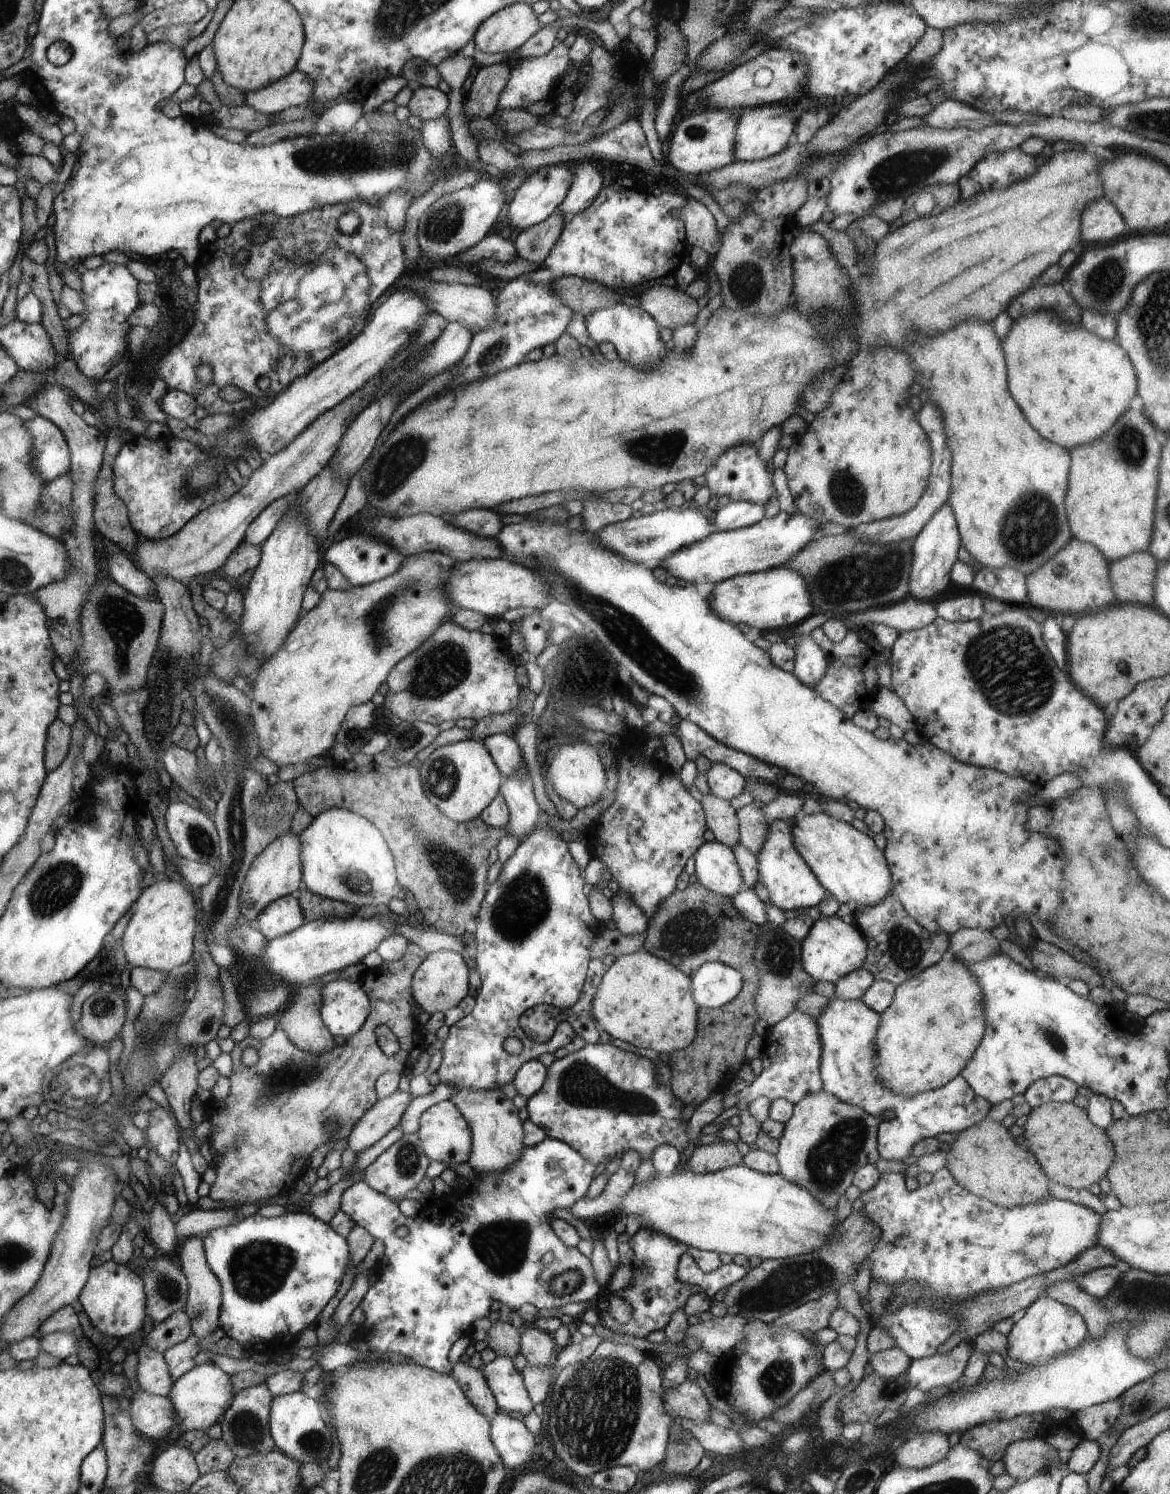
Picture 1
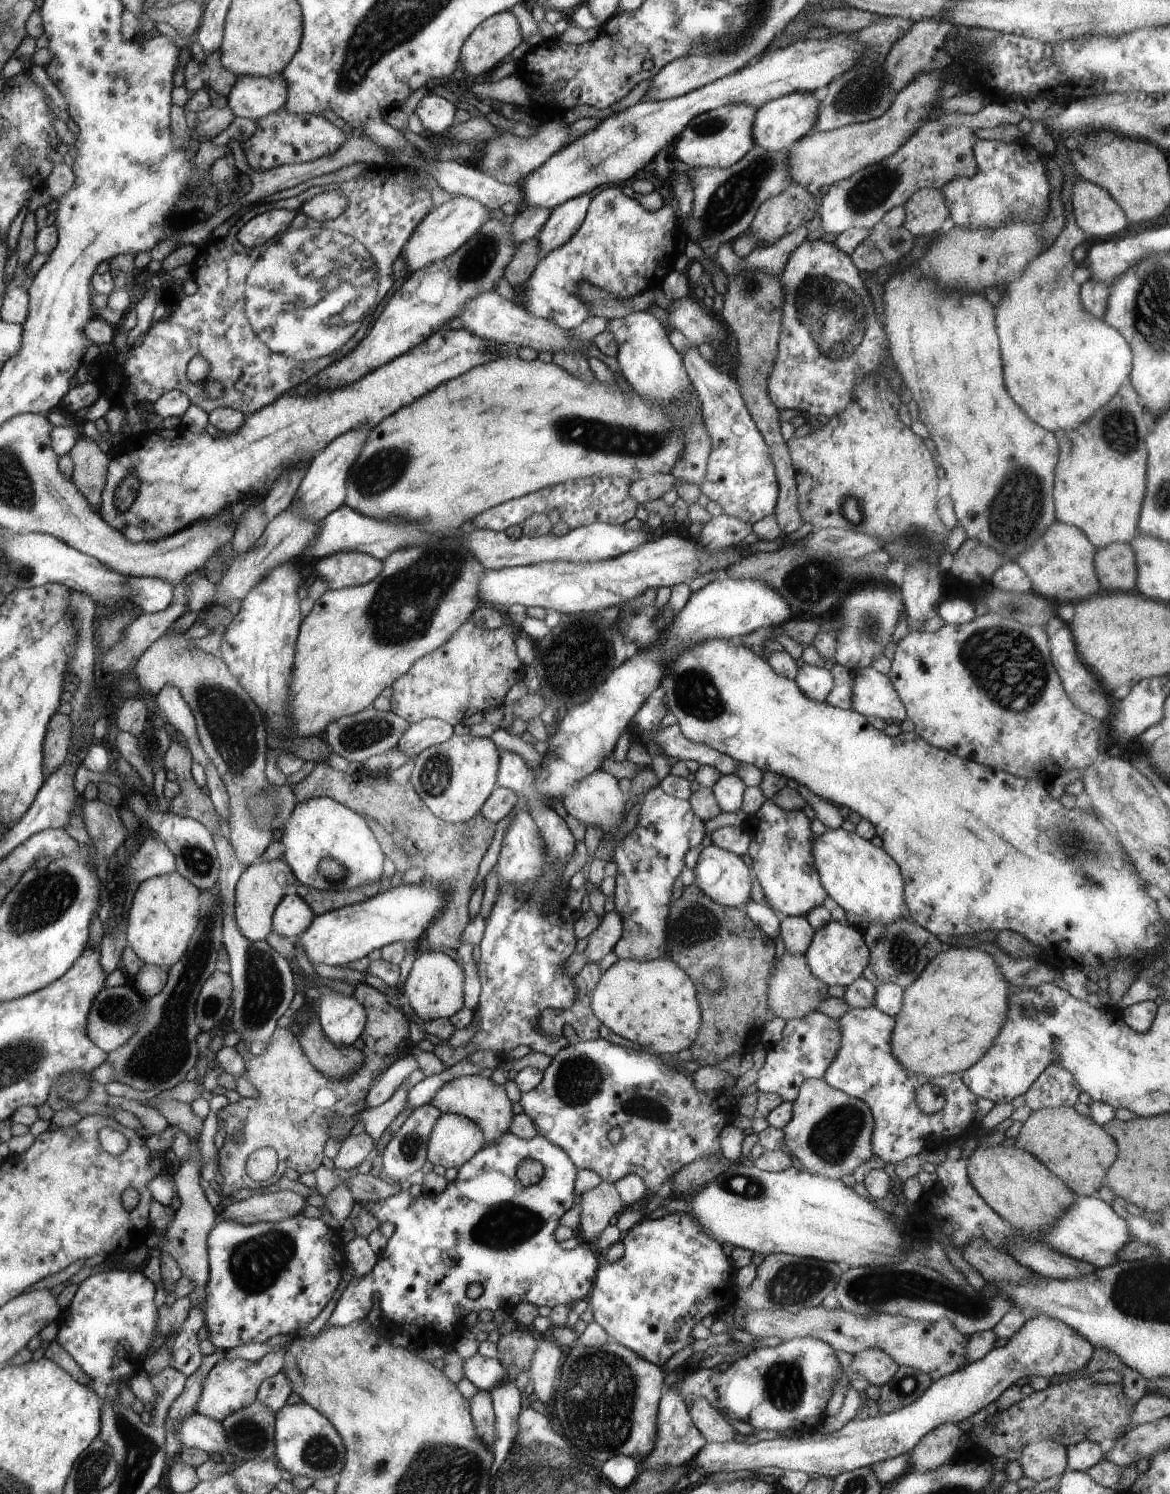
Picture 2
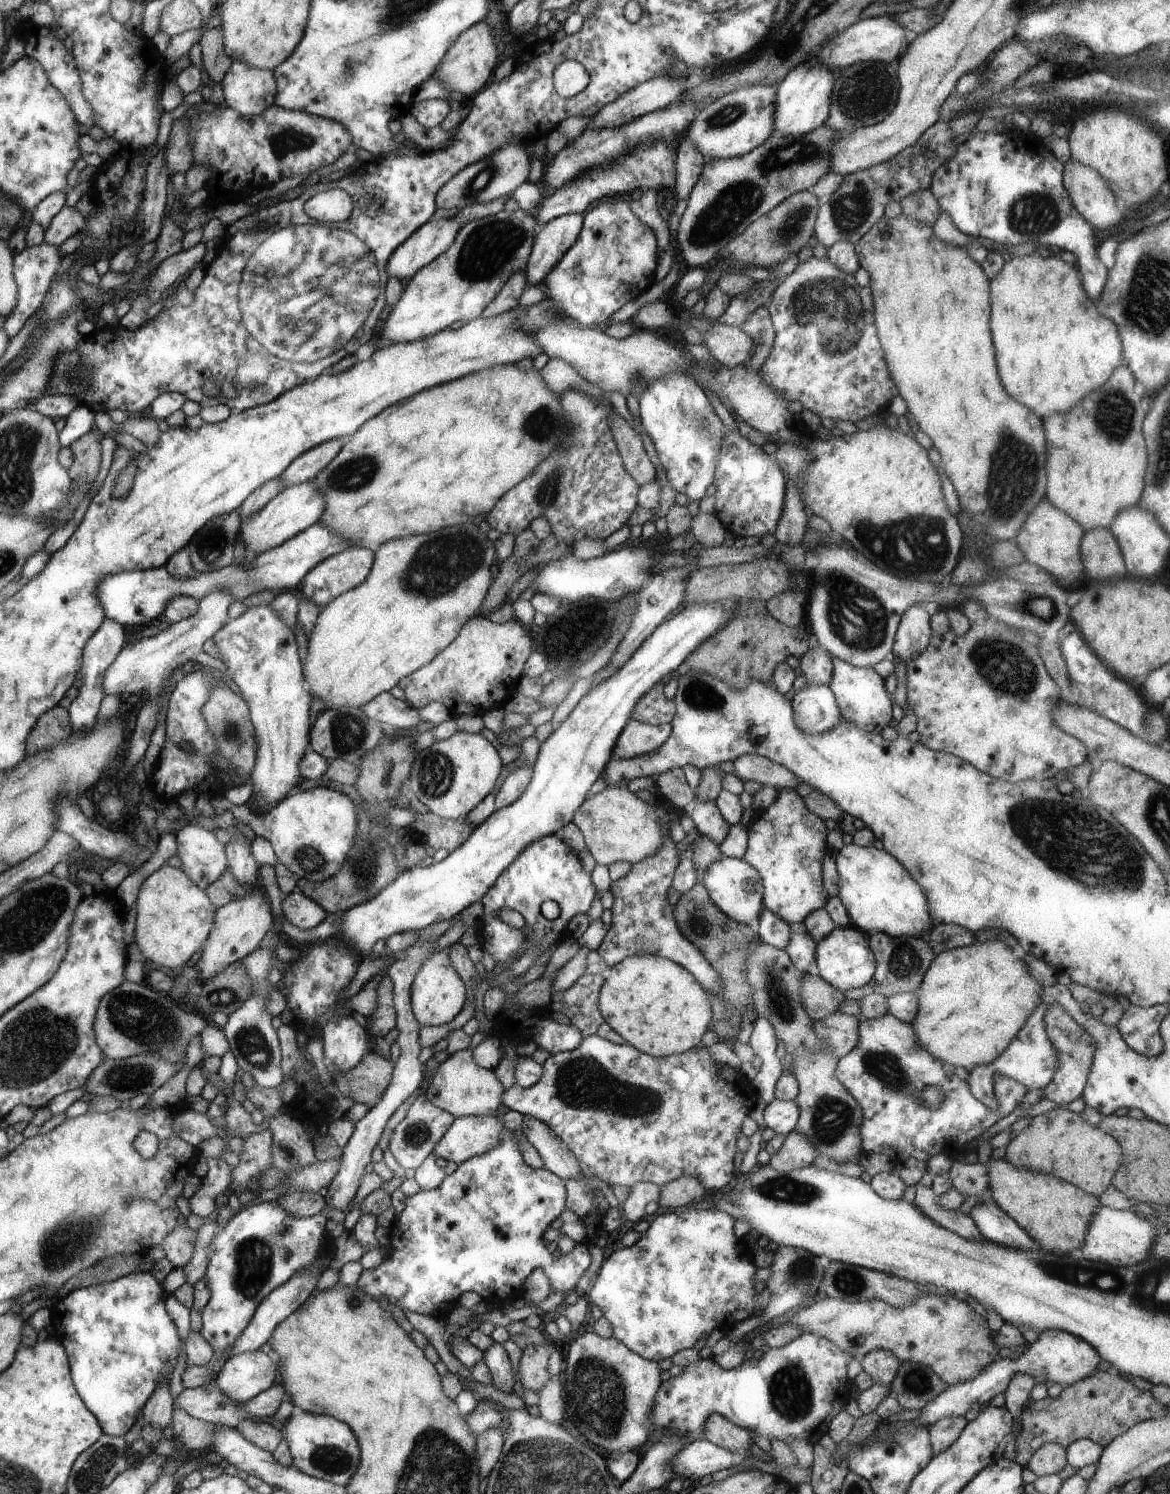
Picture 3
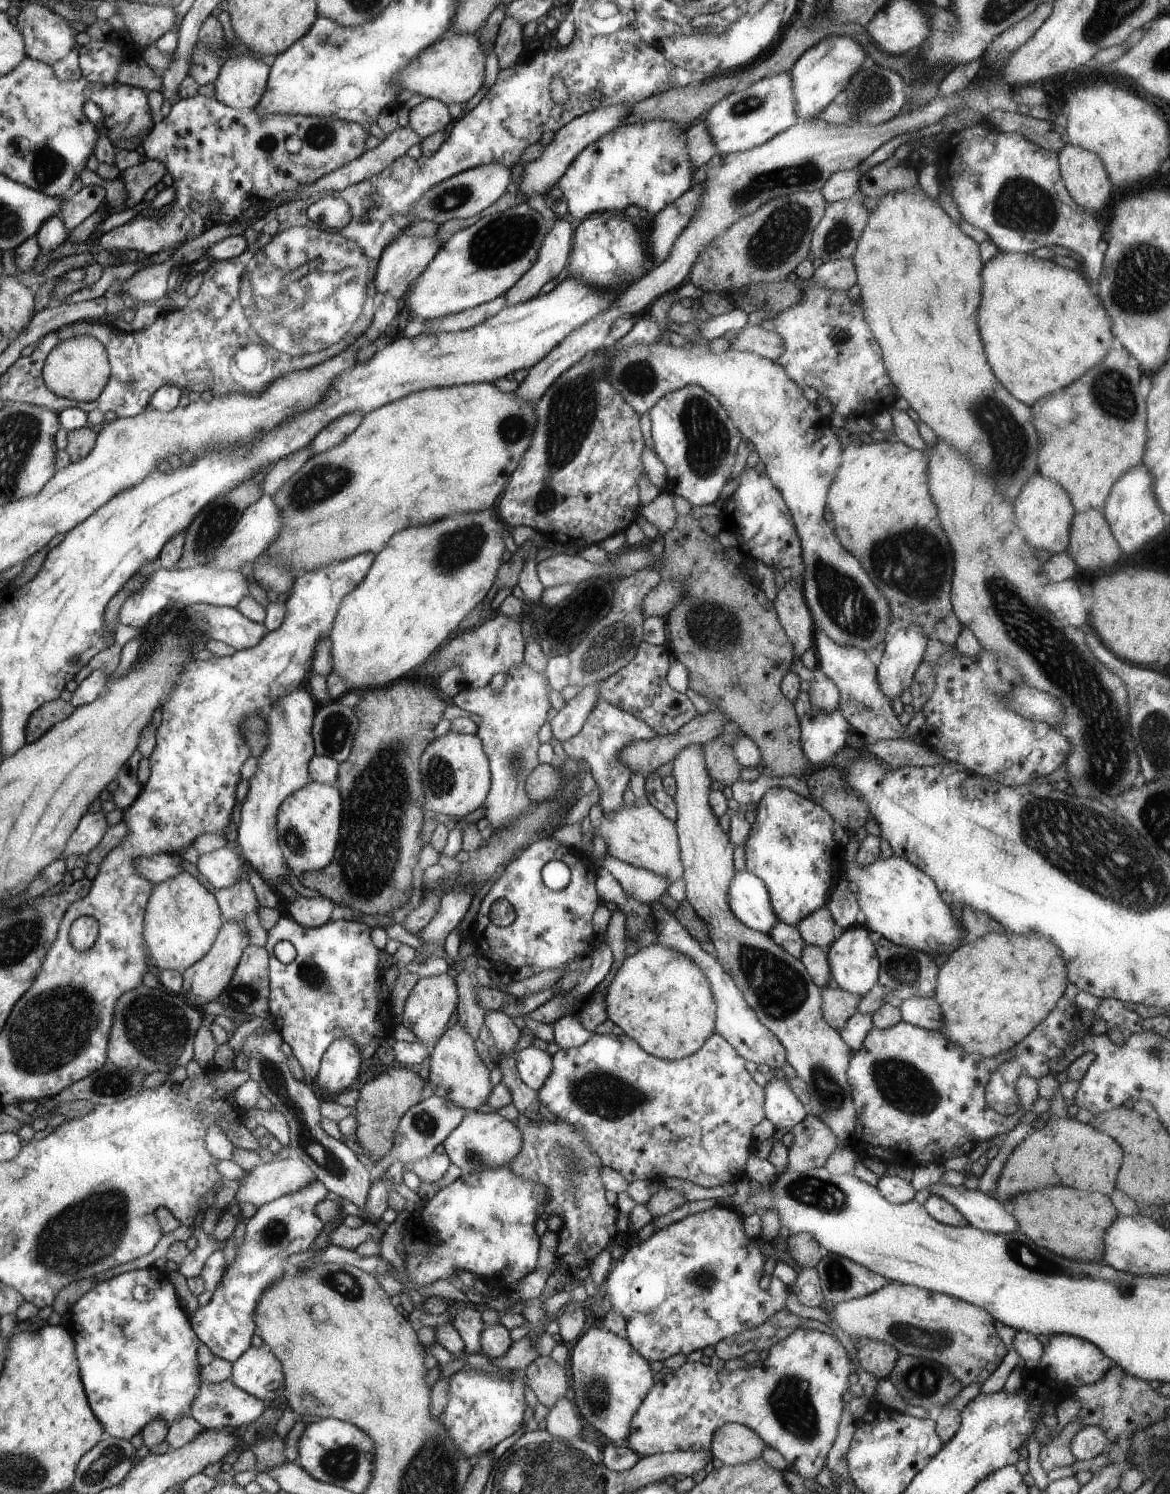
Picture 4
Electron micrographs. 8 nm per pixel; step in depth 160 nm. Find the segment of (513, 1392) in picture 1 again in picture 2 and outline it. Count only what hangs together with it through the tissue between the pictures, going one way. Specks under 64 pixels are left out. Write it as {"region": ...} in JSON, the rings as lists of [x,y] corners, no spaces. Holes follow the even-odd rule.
{"region":[[[480,1353],[463,1362],[465,1377],[482,1391],[490,1390],[504,1379],[514,1379],[509,1370],[496,1358],[486,1358]]]}

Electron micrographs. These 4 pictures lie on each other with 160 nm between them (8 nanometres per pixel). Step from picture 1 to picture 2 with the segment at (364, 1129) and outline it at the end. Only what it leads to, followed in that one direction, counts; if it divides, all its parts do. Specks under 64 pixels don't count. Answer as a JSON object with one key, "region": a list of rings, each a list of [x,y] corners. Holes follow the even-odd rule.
{"region":[[[366,1132],[345,1138],[338,1154],[332,1159],[334,1168],[356,1168],[366,1156],[373,1155],[375,1144]]]}

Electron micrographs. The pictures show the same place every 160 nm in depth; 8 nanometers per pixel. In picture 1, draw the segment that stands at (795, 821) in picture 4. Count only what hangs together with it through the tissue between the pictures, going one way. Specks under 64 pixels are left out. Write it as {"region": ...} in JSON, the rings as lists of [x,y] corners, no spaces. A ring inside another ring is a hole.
{"region":[[[796,816],[791,819],[774,819],[768,823],[765,841],[757,854],[759,872],[757,880],[766,887],[769,898],[776,908],[784,912],[798,908],[812,908],[822,902],[827,893],[795,847],[792,834],[794,818]]]}

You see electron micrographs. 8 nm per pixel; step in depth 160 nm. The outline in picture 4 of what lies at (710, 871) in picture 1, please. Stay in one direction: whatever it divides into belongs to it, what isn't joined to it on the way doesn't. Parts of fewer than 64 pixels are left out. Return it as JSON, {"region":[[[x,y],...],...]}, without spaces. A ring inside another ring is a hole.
{"region":[[[747,870],[735,872],[729,886],[729,905],[735,917],[749,929],[769,935],[779,921],[765,882]]]}

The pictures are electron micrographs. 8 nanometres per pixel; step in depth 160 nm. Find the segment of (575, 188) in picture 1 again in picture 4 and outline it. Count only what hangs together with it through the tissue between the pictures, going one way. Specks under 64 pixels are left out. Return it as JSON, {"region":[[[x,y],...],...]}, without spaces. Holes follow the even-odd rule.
{"region":[[[558,218],[554,228],[549,229],[533,268],[504,294],[506,307],[537,297],[546,282],[560,276],[560,272],[566,268],[571,258],[573,234],[572,224],[568,220]]]}

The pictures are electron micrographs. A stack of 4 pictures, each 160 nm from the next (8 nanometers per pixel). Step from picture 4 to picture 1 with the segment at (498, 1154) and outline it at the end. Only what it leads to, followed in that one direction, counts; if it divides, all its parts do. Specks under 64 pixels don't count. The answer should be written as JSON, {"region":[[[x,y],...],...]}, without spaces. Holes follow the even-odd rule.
{"region":[[[450,1100],[442,1101],[424,1111],[417,1133],[430,1160],[455,1167],[469,1162],[471,1157],[472,1130],[458,1107]]]}

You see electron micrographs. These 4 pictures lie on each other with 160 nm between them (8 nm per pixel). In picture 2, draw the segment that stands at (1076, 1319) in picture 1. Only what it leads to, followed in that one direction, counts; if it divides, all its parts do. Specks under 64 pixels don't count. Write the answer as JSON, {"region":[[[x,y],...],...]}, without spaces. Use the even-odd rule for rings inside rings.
{"region":[[[1035,1315],[1027,1318],[1024,1327],[1014,1336],[1009,1335],[1010,1340],[1004,1347],[994,1347],[984,1358],[964,1365],[954,1374],[933,1381],[928,1390],[911,1405],[902,1410],[886,1413],[879,1417],[861,1418],[856,1416],[848,1421],[840,1430],[823,1435],[818,1431],[795,1435],[792,1439],[781,1437],[777,1440],[758,1441],[757,1443],[744,1443],[730,1441],[729,1443],[706,1443],[689,1462],[692,1468],[697,1468],[704,1477],[715,1472],[736,1472],[736,1470],[756,1471],[762,1466],[772,1466],[785,1470],[801,1470],[806,1475],[820,1474],[822,1476],[835,1477],[844,1471],[853,1471],[862,1467],[869,1467],[872,1463],[894,1458],[896,1455],[911,1451],[931,1430],[944,1423],[959,1423],[969,1416],[980,1412],[988,1404],[992,1404],[997,1398],[1011,1386],[1017,1384],[1018,1379],[1026,1377],[1044,1377],[1051,1379],[1052,1376],[1065,1376],[1082,1371],[1090,1362],[1095,1347],[1090,1344],[1077,1330],[1063,1322],[1056,1321],[1045,1315]]]}

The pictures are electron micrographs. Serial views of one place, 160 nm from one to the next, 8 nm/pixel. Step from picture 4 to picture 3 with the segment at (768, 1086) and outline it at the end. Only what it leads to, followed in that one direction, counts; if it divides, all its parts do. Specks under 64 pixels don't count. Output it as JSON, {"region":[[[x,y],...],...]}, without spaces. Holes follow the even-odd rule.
{"region":[[[773,1099],[764,1110],[764,1122],[768,1128],[787,1135],[798,1124],[800,1109],[796,1101]]]}

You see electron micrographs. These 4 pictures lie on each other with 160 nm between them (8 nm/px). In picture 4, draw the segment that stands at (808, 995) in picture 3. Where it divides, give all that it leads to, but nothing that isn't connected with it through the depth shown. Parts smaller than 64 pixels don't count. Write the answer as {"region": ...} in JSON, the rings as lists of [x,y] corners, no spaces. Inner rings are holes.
{"region":[[[823,988],[823,1017],[836,1030],[844,1028],[847,1020],[858,1012],[861,999],[858,995],[849,993],[844,989]]]}

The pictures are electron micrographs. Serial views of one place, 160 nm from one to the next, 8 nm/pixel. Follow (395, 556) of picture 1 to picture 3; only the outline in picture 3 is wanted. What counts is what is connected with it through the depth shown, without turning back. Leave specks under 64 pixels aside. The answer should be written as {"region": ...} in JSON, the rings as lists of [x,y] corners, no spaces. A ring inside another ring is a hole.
{"region":[[[352,546],[325,558],[302,578],[303,599],[313,602],[323,609],[329,602],[355,586],[361,585],[366,580],[366,577],[372,572],[375,556],[376,554],[371,550]]]}

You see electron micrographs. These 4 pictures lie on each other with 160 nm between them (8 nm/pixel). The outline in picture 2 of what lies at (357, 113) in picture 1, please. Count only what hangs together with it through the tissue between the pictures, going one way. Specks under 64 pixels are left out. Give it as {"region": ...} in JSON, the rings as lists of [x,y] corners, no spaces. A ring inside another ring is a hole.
{"region":[[[285,107],[255,120],[256,129],[247,140],[242,142],[246,162],[250,168],[258,171],[278,168],[282,164],[302,164],[326,154],[334,154],[346,141],[344,132],[336,128],[325,117],[318,117],[318,134],[314,134],[314,116],[310,113],[294,114]]]}

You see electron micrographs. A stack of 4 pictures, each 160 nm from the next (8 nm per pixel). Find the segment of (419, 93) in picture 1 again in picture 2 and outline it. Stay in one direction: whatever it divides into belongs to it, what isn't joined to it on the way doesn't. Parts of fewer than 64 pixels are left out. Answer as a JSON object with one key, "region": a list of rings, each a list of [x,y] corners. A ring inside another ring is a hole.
{"region":[[[428,93],[417,104],[415,112],[429,135],[438,135],[449,129],[456,114],[455,104],[446,98]]]}

